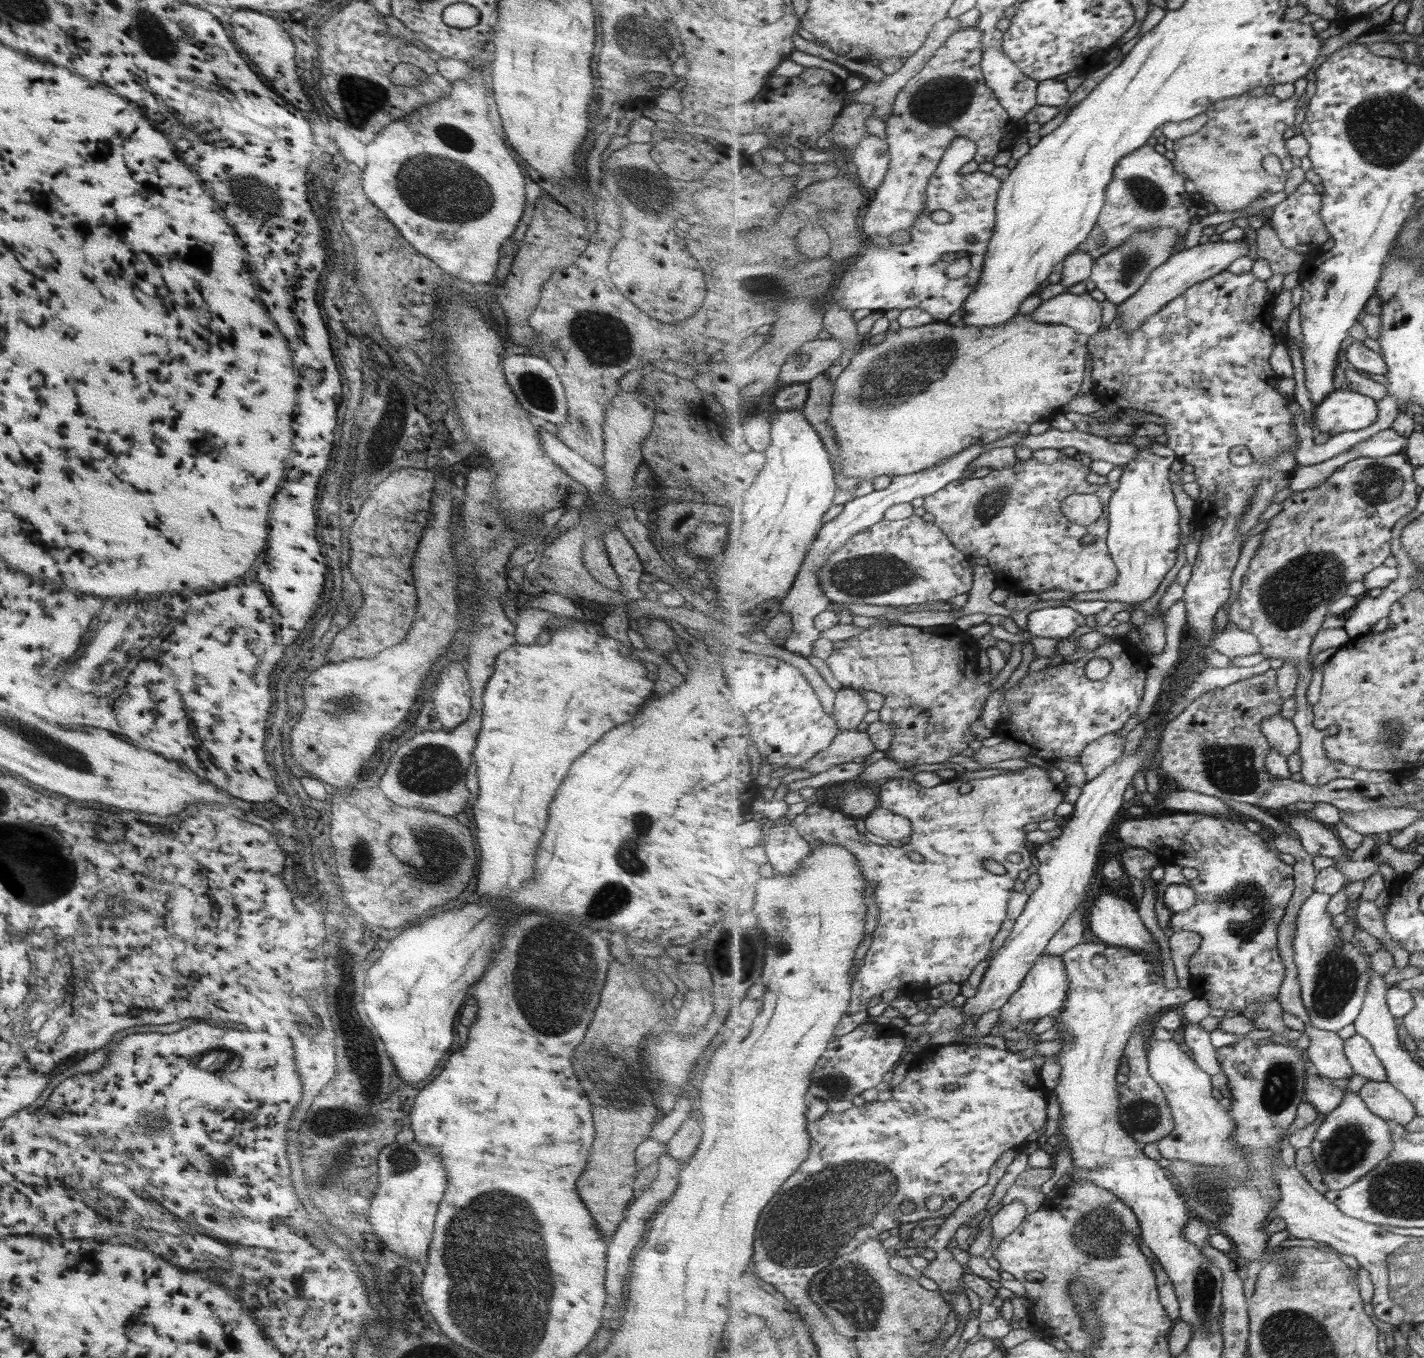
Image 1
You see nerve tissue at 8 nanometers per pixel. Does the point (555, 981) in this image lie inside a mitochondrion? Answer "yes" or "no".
yes

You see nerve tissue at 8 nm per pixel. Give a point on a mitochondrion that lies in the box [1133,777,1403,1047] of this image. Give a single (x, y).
(1337, 977)

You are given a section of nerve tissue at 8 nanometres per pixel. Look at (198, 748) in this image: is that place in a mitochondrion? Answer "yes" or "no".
no

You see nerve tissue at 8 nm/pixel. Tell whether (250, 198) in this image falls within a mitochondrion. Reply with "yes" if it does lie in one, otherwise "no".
yes

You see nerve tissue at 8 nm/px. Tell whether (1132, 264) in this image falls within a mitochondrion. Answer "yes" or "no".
yes

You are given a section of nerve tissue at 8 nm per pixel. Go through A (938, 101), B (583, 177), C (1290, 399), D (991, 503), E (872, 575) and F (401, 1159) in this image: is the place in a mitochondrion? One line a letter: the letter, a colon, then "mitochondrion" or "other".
A: mitochondrion
B: other
C: other
D: mitochondrion
E: mitochondrion
F: mitochondrion

